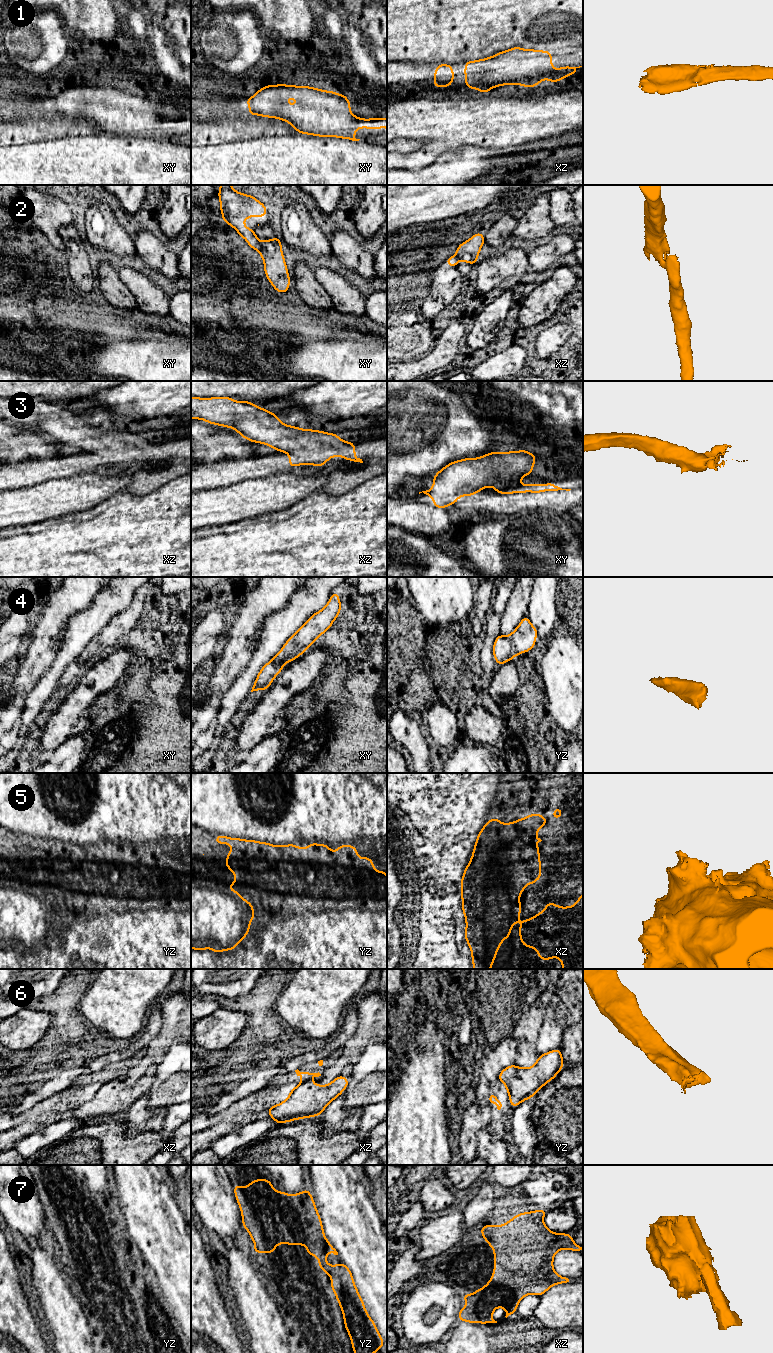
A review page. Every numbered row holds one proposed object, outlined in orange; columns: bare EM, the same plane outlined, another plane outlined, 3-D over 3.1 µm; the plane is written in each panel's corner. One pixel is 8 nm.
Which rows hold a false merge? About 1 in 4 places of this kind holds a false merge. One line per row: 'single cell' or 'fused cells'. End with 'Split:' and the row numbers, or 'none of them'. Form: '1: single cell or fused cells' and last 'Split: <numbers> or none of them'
1: single cell
2: fused cells
3: single cell
4: single cell
5: fused cells
6: fused cells
7: single cell
Split: 2, 5, 6

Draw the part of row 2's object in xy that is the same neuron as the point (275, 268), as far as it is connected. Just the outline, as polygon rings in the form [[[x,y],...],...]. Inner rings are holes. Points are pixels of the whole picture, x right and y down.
[[[276,236],[261,242],[260,254],[264,262],[264,271],[268,281],[277,292],[289,291],[290,277],[281,250],[282,241]]]

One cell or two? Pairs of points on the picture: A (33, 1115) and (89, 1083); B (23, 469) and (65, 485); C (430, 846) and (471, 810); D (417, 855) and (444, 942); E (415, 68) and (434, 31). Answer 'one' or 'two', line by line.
A: one
B: two
C: two
D: two
E: two

